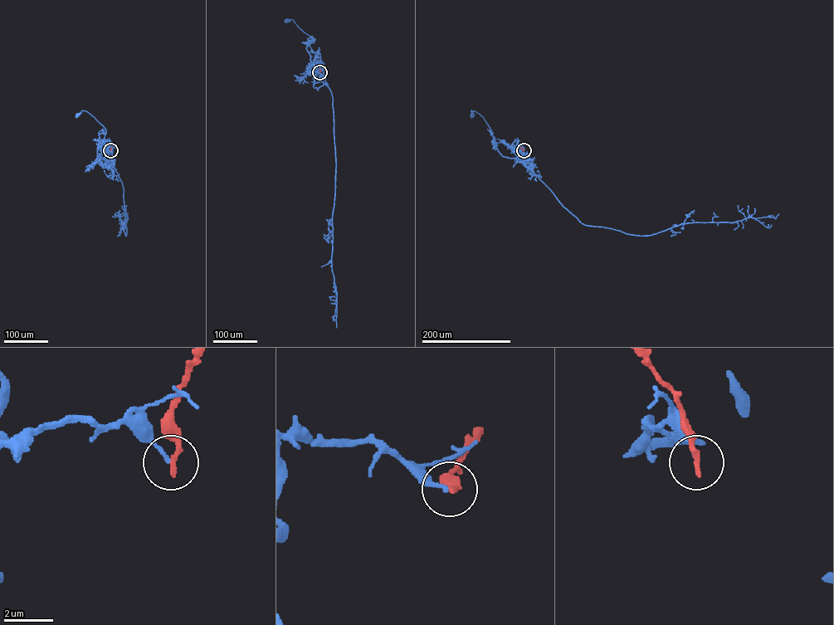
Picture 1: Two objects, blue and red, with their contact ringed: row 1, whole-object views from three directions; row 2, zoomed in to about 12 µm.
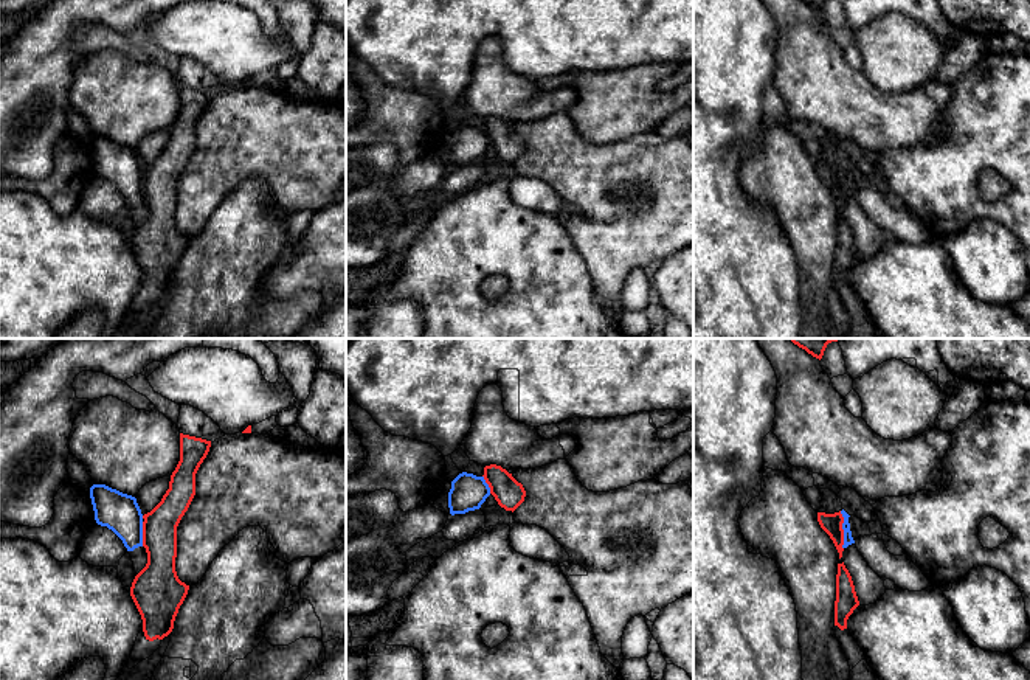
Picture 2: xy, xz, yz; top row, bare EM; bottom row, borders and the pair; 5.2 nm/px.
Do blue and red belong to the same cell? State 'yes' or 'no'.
no

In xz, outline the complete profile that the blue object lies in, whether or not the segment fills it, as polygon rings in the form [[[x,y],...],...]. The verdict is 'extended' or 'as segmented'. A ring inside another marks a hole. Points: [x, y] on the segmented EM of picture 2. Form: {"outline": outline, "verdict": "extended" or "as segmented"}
{"outline": [[[462,472],[451,481],[448,492],[450,514],[465,514],[479,509],[490,495],[490,487],[484,477]]], "verdict": "as segmented"}

